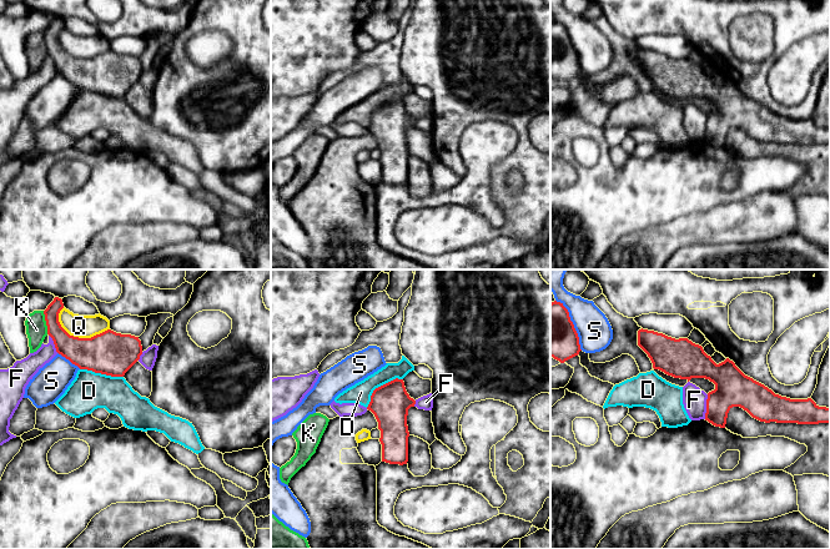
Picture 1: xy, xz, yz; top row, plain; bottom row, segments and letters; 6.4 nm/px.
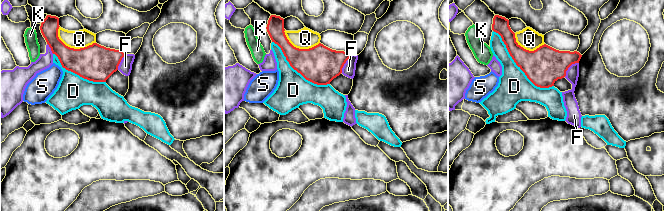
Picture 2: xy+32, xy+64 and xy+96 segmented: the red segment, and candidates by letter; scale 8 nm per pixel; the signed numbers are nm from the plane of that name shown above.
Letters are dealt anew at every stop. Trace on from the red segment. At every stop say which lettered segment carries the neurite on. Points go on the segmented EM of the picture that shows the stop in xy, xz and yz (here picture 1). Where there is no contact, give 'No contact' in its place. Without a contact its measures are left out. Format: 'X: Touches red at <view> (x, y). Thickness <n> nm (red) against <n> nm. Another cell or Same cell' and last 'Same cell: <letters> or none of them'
D: Touches red at xz (381, 386). Thickness 260 nm (red) against 140 nm. Another cell
F: Touches red at yz (707, 407). Thickness 240 nm (red) against 160 nm. Another cell
K: Touches red at xy (46, 322). Thickness 160 nm (red) against 140 nm. Another cell
Q: Touches red at xy (78, 337). Thickness 280 nm (red) against 140 nm. Another cell
S: Touches red at yz (573, 325). Thickness 300 nm (red) against 220 nm. Another cell
Same cell: none of them

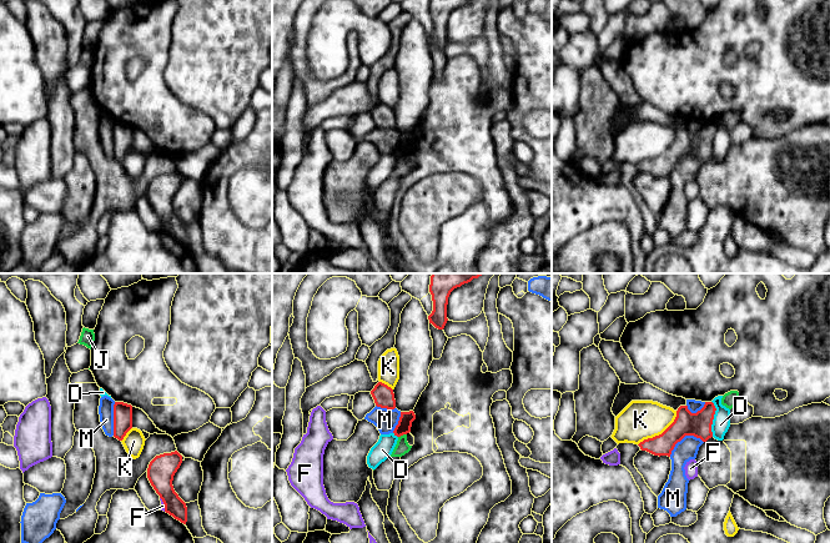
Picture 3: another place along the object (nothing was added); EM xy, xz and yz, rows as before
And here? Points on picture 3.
D: Touches red at yz (713, 418). Thickness 160 nm (red) against 110 nm. Another cell
F: Touches red at xy (164, 503). Thickness 180 nm (red) against 30 nm. Another cell
J: Touches red at xz (402, 435). Thickness 90 nm (red) against 90 nm. Another cell
K: Touches red at yz (662, 433). Thickness 160 nm (red) against 260 nm. Another cell
M: Touches red at yz (683, 437). Thickness 160 nm (red) against 140 nm. Another cell
Same cell: none of them

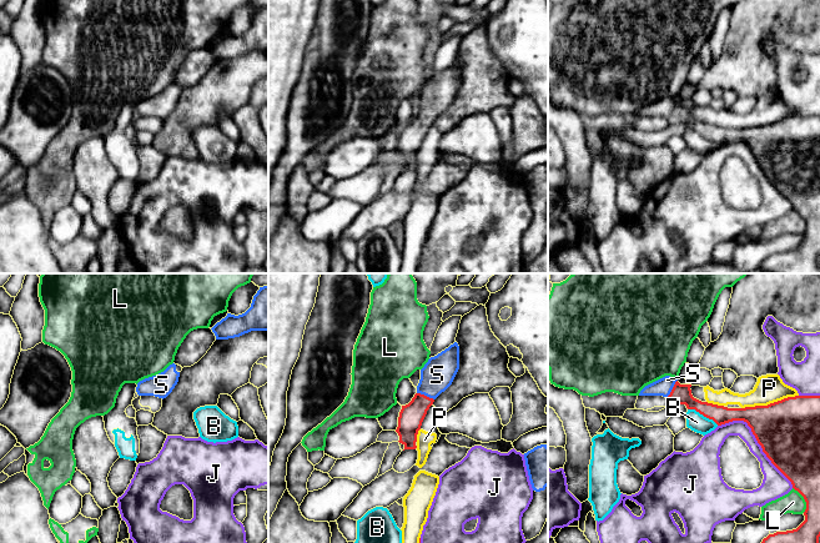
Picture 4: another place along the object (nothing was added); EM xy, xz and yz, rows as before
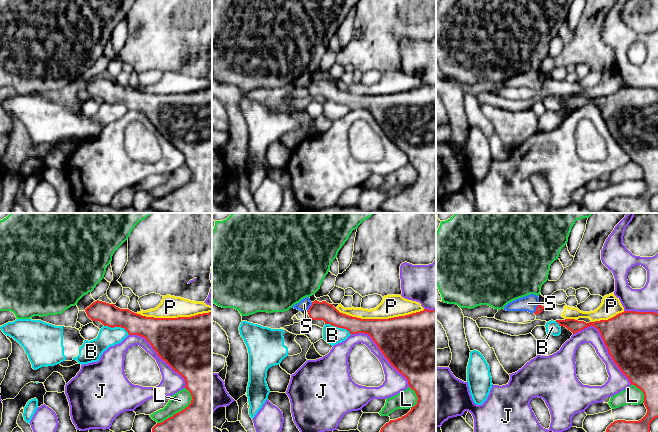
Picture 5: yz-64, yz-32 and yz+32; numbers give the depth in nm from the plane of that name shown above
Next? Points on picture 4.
B: Touches red at yz (703, 415). Thickness 130 nm (red) against 120 nm. Another cell
J: Touches red at yz (756, 440). Thickness 400 nm (red) against 110 nm. Another cell
L: Touches red at yz (804, 498). Thickness 280 nm (red) against 140 nm. Another cell
P: Touches red at yz (770, 403). Thickness 400 nm (red) against 180 nm. Another cell
S: Touches red at yz (673, 388). Thickness 130 nm (red) against 110 nm. Same cell
Same cell: S

